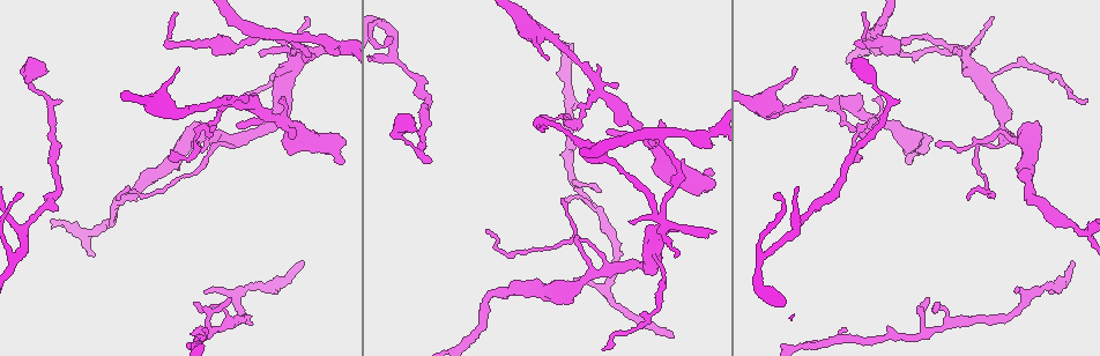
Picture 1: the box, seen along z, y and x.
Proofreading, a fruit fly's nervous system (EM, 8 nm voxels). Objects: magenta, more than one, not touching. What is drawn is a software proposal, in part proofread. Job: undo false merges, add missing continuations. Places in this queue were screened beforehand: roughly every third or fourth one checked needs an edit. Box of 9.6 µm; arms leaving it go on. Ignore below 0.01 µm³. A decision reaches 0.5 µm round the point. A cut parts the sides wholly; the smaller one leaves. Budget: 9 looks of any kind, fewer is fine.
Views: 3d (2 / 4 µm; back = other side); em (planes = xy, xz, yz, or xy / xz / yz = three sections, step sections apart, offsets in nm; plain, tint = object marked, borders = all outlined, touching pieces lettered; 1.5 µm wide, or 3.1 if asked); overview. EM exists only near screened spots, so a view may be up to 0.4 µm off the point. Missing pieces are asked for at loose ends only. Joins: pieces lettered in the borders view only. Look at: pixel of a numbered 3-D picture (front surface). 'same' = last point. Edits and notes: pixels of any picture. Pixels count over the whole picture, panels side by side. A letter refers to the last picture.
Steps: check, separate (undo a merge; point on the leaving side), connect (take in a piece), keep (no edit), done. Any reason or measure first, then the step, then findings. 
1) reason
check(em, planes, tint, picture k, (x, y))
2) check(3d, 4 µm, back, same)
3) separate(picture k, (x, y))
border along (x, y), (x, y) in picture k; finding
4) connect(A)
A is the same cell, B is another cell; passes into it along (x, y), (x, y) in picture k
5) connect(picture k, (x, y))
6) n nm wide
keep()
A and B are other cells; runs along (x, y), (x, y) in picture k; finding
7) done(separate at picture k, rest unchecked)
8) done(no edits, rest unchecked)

sharp bend
check(em, xz, step 8, tint, picture 1, (209, 334))

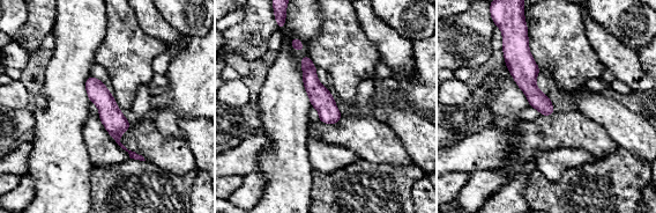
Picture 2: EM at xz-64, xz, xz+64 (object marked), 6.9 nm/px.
cut it another way
check(em, planes, tint, same)

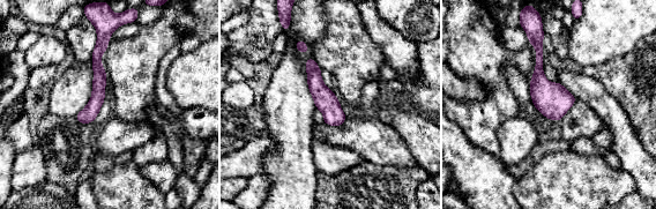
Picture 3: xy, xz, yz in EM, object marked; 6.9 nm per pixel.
see the neighbours
check(em, planes, borders, same)

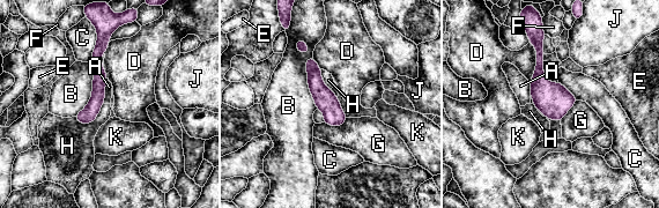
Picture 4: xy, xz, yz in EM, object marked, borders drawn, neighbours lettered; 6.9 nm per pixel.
keep()
A, B, C, D, E, F, G, H, J and K are other cells; runs along (105, 42), (83, 120) in picture 4; one neuron here

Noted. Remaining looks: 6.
an open end
check(em, xz, step 8, tint, picture 1, (674, 335))

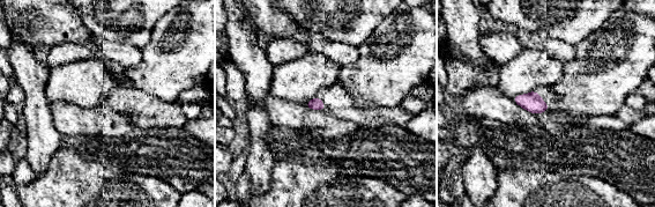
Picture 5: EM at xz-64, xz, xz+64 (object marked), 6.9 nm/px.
another direction
check(em, planes, borders, same)

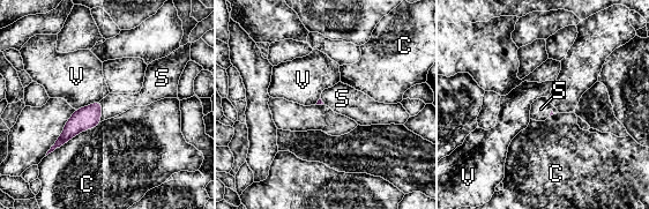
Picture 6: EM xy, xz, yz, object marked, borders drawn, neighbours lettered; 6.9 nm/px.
C touches over 440 nm
connect(S)
S is the same cell, C and V are other cells; the neuron continues

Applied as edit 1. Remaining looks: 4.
done(connect at picture 6, rest unchecked)

